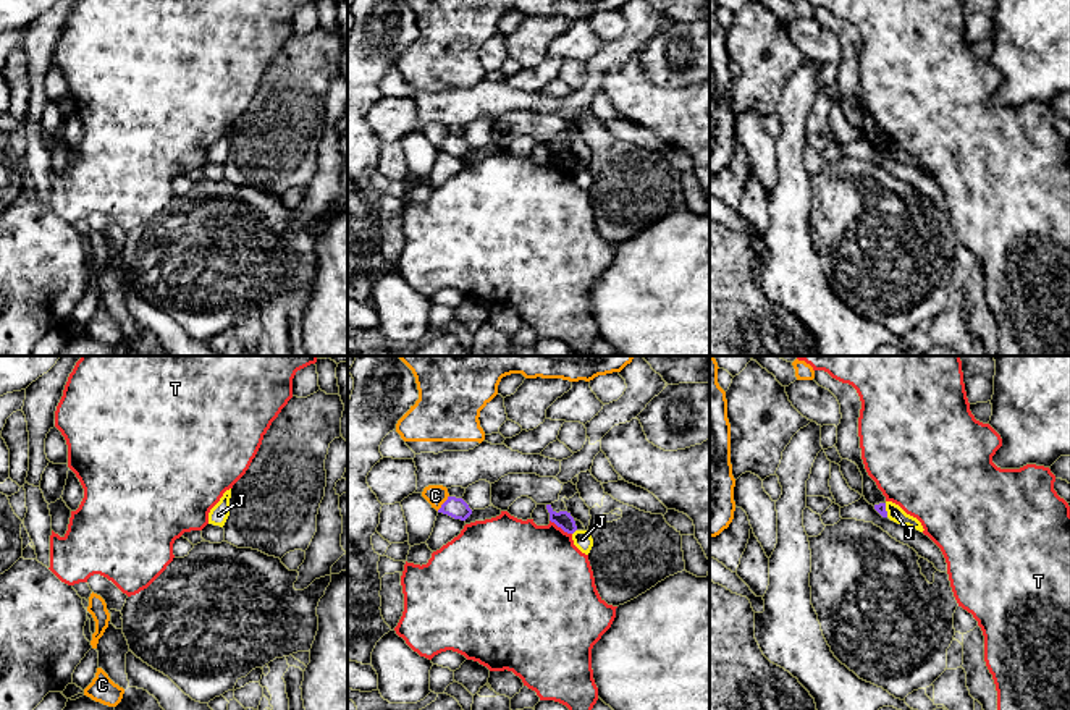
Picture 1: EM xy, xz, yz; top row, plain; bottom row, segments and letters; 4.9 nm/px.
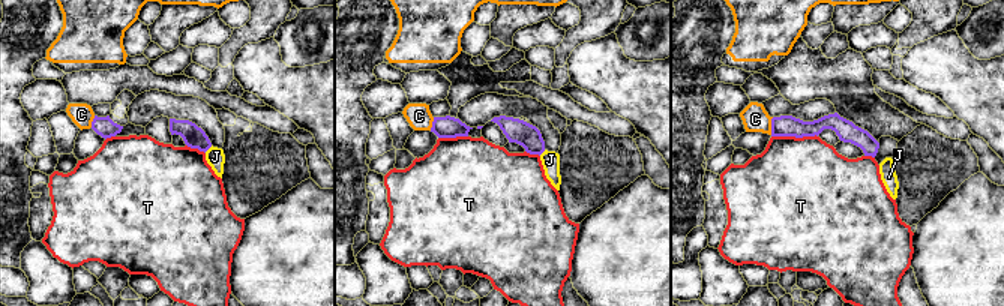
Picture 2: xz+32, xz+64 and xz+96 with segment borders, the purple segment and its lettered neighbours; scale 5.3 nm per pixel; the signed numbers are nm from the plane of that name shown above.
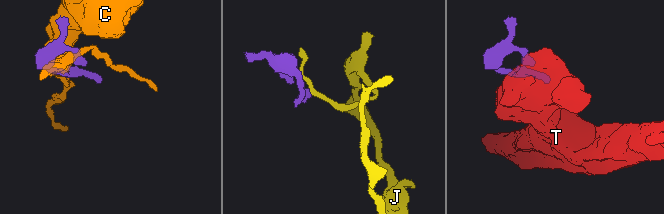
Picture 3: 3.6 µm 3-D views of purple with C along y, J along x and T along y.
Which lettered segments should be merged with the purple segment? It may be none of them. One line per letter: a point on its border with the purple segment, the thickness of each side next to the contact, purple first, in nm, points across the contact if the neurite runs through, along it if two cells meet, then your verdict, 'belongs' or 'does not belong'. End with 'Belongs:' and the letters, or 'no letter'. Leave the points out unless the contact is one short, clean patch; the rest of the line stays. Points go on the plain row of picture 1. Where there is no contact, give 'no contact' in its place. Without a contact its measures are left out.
C: xz (443, 141) | 100/100 nm | does not belong
J: xz (574, 169) | 90/90 nm | along xz (576, 167), (572, 172) | does not belong
T: xz (561, 165) | 90/460 nm | does not belong
Belongs: no letter

